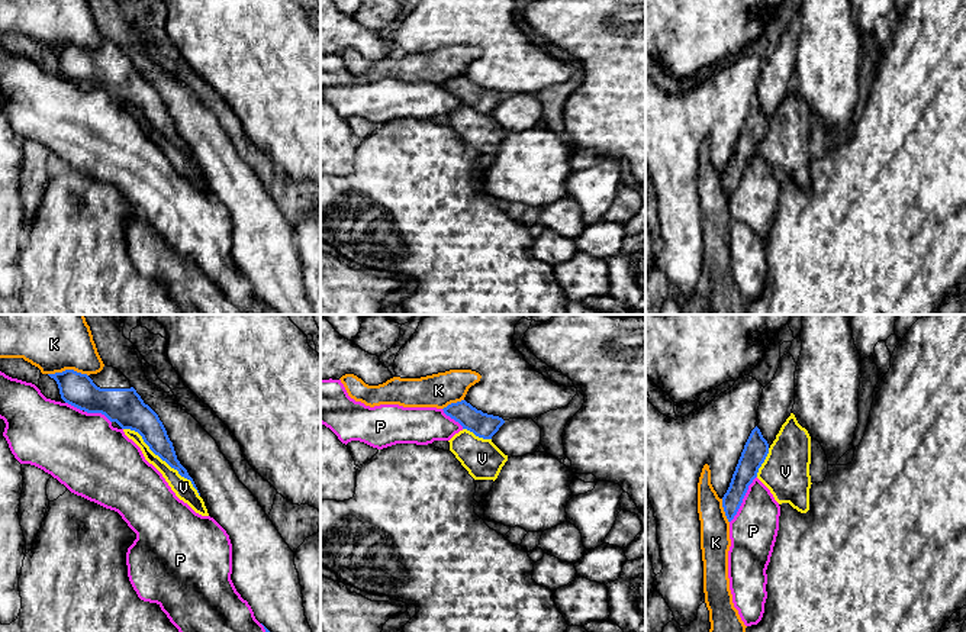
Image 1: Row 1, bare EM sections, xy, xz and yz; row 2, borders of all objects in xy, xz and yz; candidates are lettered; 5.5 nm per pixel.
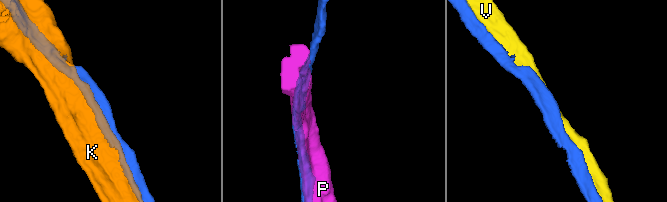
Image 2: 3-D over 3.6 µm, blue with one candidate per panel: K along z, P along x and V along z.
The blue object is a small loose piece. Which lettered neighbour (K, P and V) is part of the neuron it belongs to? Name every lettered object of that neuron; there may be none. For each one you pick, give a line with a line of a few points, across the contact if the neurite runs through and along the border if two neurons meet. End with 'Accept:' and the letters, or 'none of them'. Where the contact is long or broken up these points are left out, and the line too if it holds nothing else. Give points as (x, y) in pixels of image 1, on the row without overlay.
Accept: V

